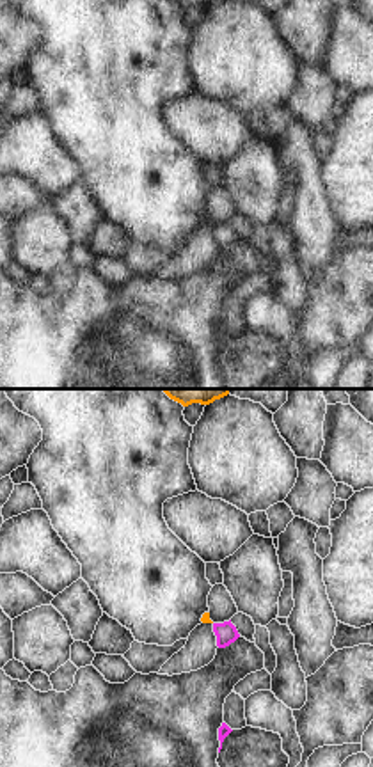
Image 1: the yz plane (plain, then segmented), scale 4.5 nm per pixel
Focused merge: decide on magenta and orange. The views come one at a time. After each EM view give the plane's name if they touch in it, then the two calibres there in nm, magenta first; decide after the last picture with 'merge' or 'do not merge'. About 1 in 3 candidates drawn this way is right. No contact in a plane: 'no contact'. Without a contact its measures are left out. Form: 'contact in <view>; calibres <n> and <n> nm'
no contact

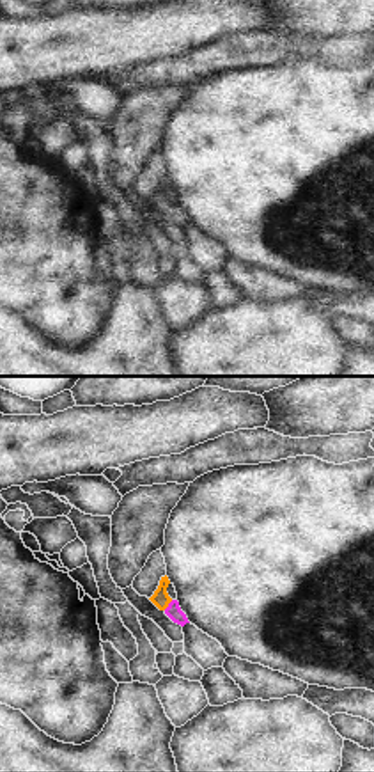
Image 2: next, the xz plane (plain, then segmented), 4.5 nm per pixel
contact in xz; calibres 70 and 80 nm

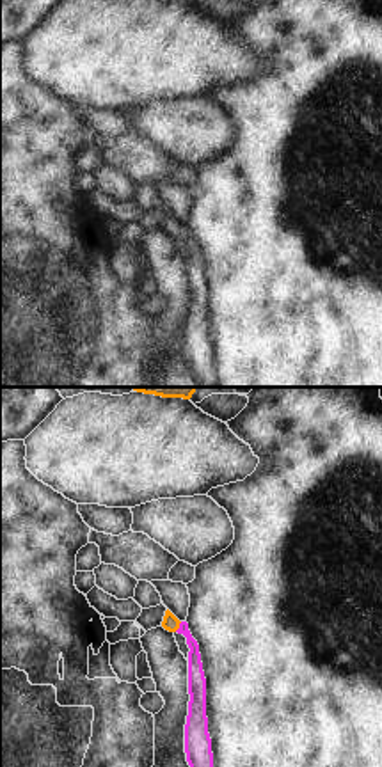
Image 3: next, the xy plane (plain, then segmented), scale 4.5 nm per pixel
contact in xy; calibres 80 and 70 nm

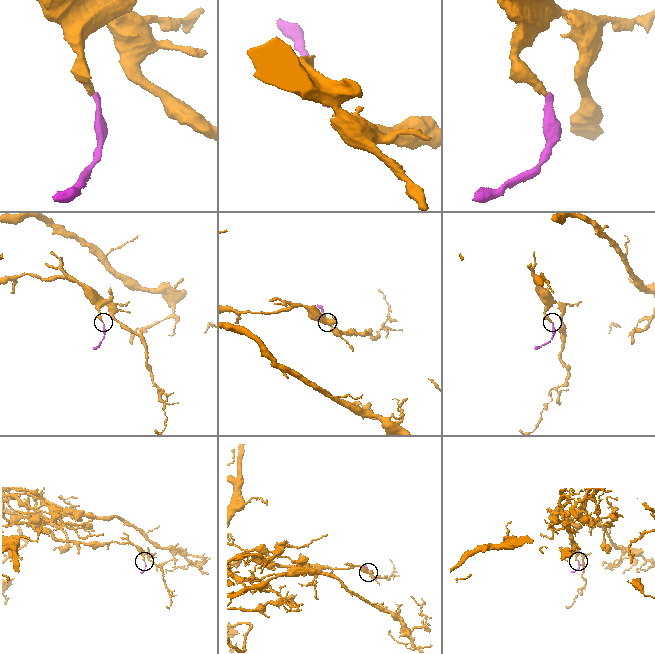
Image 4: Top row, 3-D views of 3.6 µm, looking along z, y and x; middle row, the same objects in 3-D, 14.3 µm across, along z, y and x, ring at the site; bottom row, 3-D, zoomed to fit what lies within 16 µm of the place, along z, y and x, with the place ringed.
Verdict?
merge

